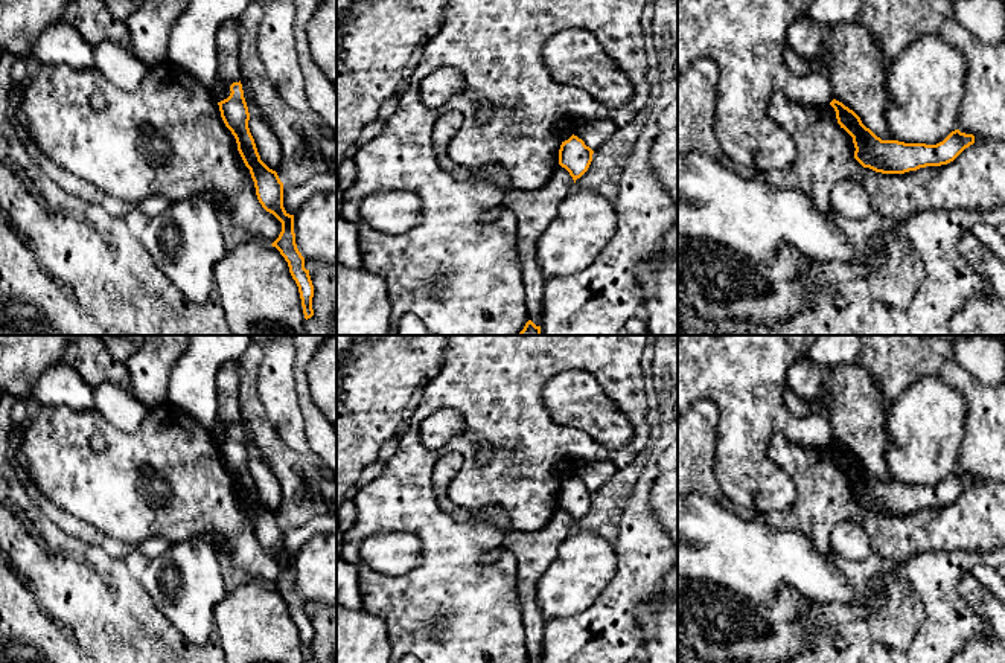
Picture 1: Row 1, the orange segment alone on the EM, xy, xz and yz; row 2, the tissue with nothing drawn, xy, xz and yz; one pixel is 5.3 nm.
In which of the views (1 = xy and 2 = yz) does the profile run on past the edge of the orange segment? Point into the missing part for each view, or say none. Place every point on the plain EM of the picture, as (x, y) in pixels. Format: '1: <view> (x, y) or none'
1: none
2: none

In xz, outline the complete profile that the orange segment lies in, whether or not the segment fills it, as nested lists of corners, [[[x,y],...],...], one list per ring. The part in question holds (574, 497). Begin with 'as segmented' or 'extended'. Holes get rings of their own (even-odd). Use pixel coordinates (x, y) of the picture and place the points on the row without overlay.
as segmented | [[[573,476],[560,486],[559,506],[570,514],[576,524],[576,521],[588,512],[592,503],[592,495],[594,492],[586,488],[582,480]]]

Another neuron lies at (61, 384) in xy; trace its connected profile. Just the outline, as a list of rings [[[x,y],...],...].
[[[62,360],[47,369],[35,384],[30,398],[40,407],[94,408],[93,389],[82,380],[70,360]]]

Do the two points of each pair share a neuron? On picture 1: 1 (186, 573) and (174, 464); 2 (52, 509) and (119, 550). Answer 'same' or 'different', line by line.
1: different
2: same

